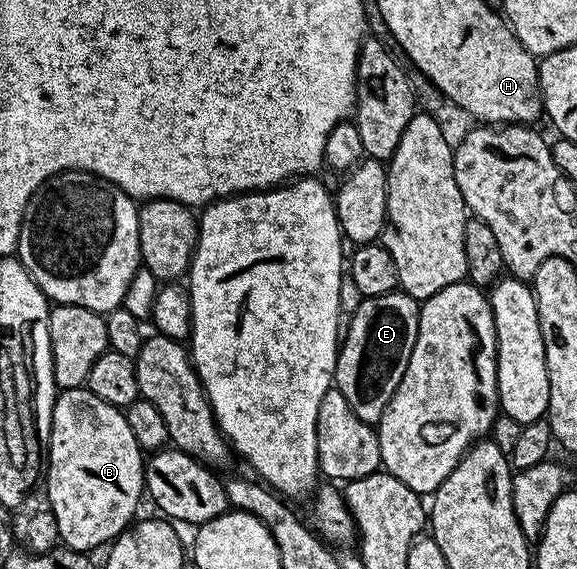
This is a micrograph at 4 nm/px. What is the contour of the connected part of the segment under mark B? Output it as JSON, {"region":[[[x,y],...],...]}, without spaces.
{"region":[[[86,386],[69,387],[60,390],[55,396],[53,405],[53,417],[51,418],[51,443],[47,447],[47,470],[45,472],[45,487],[47,483],[47,499],[49,510],[56,518],[57,529],[62,546],[70,547],[72,551],[81,551],[84,553],[94,552],[94,547],[110,544],[119,538],[127,530],[129,524],[136,518],[135,510],[139,507],[139,498],[145,495],[145,455],[140,451],[133,433],[129,430],[129,421],[126,414],[120,408],[109,405],[101,401],[101,397],[93,397],[93,393],[88,391]]]}

